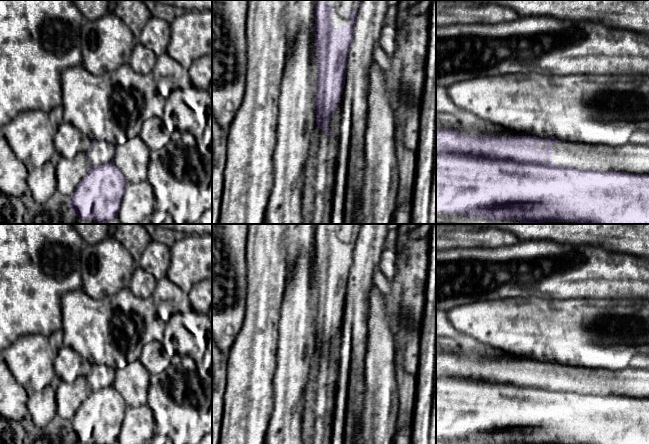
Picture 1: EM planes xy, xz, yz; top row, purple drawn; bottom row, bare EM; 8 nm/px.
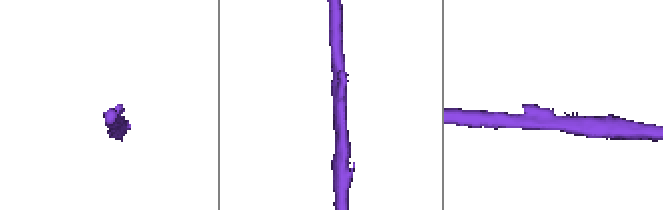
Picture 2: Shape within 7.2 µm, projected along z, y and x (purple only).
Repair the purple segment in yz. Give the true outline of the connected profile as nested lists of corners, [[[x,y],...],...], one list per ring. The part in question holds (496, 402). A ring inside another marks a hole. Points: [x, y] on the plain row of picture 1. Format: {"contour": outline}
{"contour": [[[436,353],[436,438],[458,438],[487,444],[649,444],[649,399],[616,395],[580,394],[574,390],[560,390],[552,385],[551,369],[565,366],[536,360],[498,361],[469,360],[456,354]]]}

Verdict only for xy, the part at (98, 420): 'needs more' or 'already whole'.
already whole

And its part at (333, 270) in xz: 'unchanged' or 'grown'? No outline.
unchanged

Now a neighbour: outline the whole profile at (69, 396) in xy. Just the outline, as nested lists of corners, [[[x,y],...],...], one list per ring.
[[[79,376],[73,382],[57,380],[56,391],[56,416],[63,422],[69,423],[80,405],[88,397],[90,390],[85,376]]]

